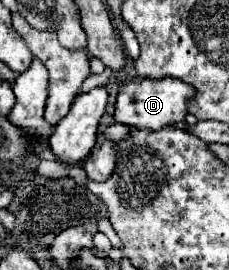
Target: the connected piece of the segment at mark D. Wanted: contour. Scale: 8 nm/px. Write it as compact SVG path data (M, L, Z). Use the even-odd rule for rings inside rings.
M134 78L126 82L116 98L116 112L114 118L116 122L128 124L128 126L138 126L138 128L148 128L148 130L162 130L164 126L172 126L178 122L184 122L188 114L188 102L190 98L196 96L196 90L176 78Z

